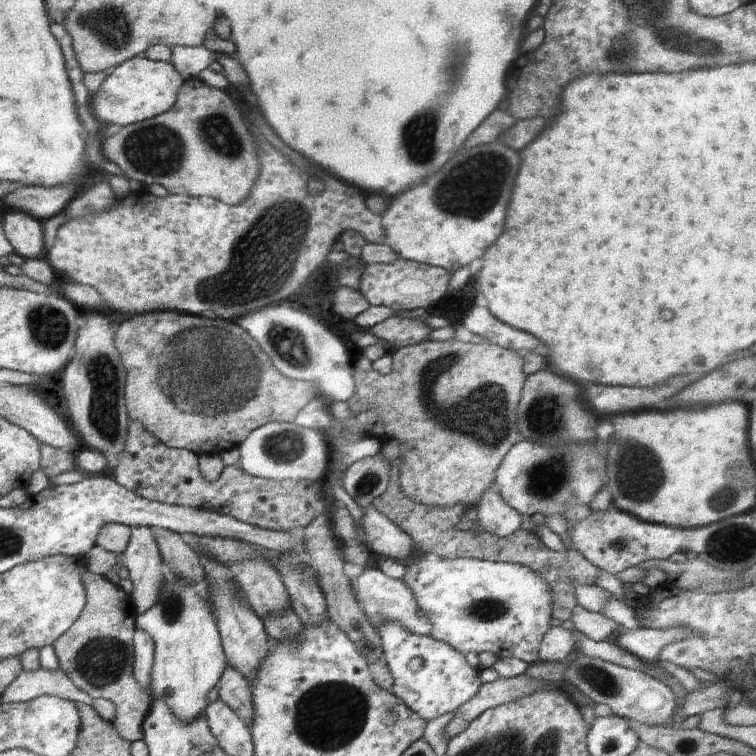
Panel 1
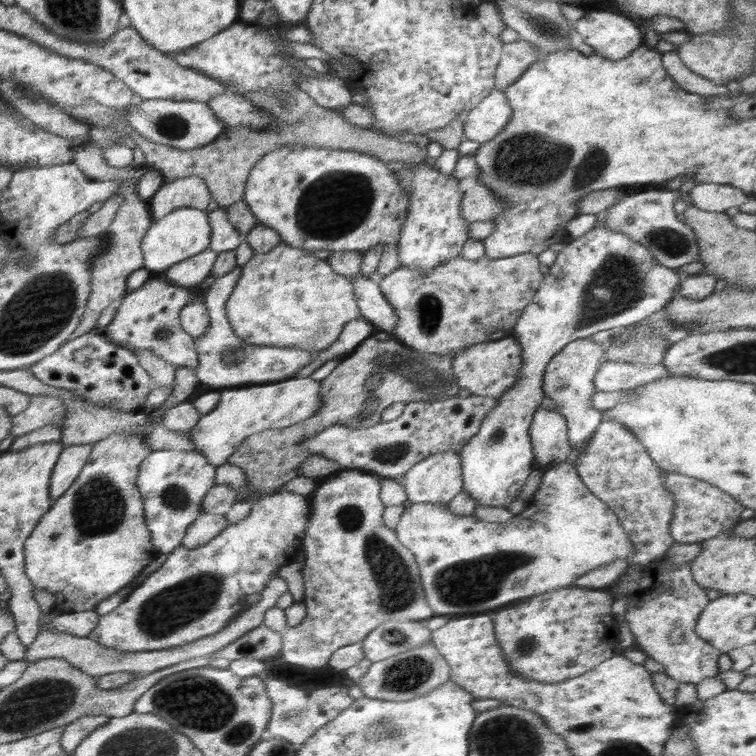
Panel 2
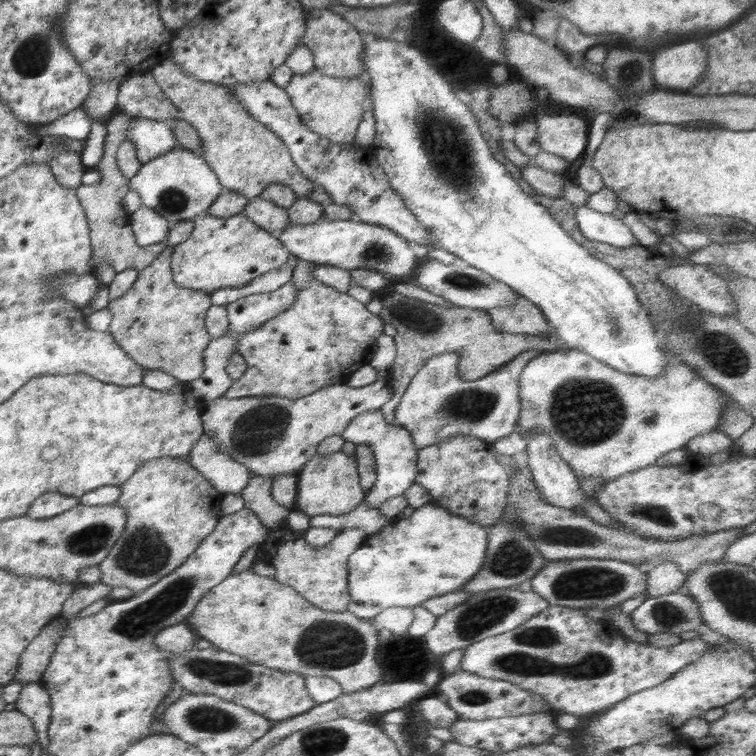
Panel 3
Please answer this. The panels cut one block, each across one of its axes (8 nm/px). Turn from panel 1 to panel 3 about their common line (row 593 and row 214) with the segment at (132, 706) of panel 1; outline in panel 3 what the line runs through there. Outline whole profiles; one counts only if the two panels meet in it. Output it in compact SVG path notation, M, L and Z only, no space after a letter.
M116 111L105 121L106 144L104 144L104 156L95 167L96 170L100 171L102 180L87 187L82 184L76 189L76 196L87 216L90 229L92 258L88 263L92 266L92 272L96 270L96 263L104 257L114 265L114 269L118 273L126 270L126 268L134 268L137 271L144 270L146 266L150 266L166 250L166 246L169 246L166 240L154 244L151 249L138 245L131 230L130 217L126 214L124 204L122 204L124 196L129 192L128 178L120 172L116 162L116 155L120 145L126 140L126 131L128 131L128 127L132 123L132 117L138 116Z

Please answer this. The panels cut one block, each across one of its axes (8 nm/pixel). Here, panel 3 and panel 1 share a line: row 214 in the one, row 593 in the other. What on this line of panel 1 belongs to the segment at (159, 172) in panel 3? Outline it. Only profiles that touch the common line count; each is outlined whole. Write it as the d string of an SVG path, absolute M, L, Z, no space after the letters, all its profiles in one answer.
M162 563L165 582L152 608L137 615L136 629L142 629L154 641L149 696L152 702L163 700L171 713L182 723L202 716L208 704L208 692L217 686L227 658L213 616L212 606L203 592L204 585L187 583L175 577Z

